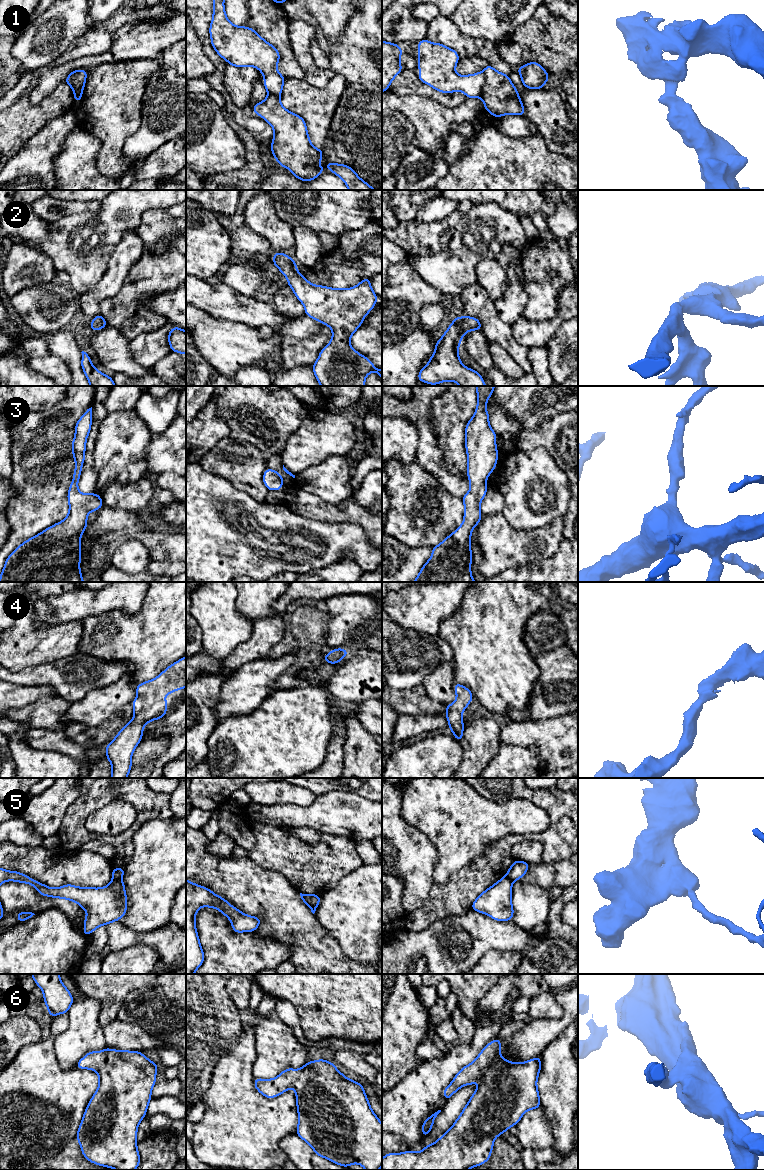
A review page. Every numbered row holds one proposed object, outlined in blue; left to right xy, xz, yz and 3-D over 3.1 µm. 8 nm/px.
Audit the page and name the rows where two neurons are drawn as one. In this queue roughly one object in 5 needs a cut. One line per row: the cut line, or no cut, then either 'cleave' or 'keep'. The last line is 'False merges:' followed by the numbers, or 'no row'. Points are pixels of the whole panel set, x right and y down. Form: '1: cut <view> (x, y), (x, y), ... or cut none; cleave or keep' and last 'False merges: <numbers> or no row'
1: cut xy (82, 69), (74, 77), (74, 82), (81, 92); cleave
2: cut none; keep
3: cut none; keep
4: cut none; keep
5: cut xy (113, 878), (121, 879); cleave
6: cut none; keep
False merges: 1, 5

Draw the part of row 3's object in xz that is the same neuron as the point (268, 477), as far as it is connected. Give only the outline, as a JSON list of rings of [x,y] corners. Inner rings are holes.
[[[267,468],[264,471],[263,483],[270,491],[280,490],[283,488],[282,476],[277,471],[271,470],[270,468]]]

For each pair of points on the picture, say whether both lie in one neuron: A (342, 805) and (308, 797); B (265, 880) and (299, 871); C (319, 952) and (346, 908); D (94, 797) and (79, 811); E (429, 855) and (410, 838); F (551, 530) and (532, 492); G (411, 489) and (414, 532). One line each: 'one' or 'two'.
A: two
B: two
C: two
D: one
E: one
F: two
G: one

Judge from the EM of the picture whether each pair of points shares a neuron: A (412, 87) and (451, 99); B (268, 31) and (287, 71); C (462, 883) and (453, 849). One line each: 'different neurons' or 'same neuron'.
A: same neuron
B: same neuron
C: different neurons

